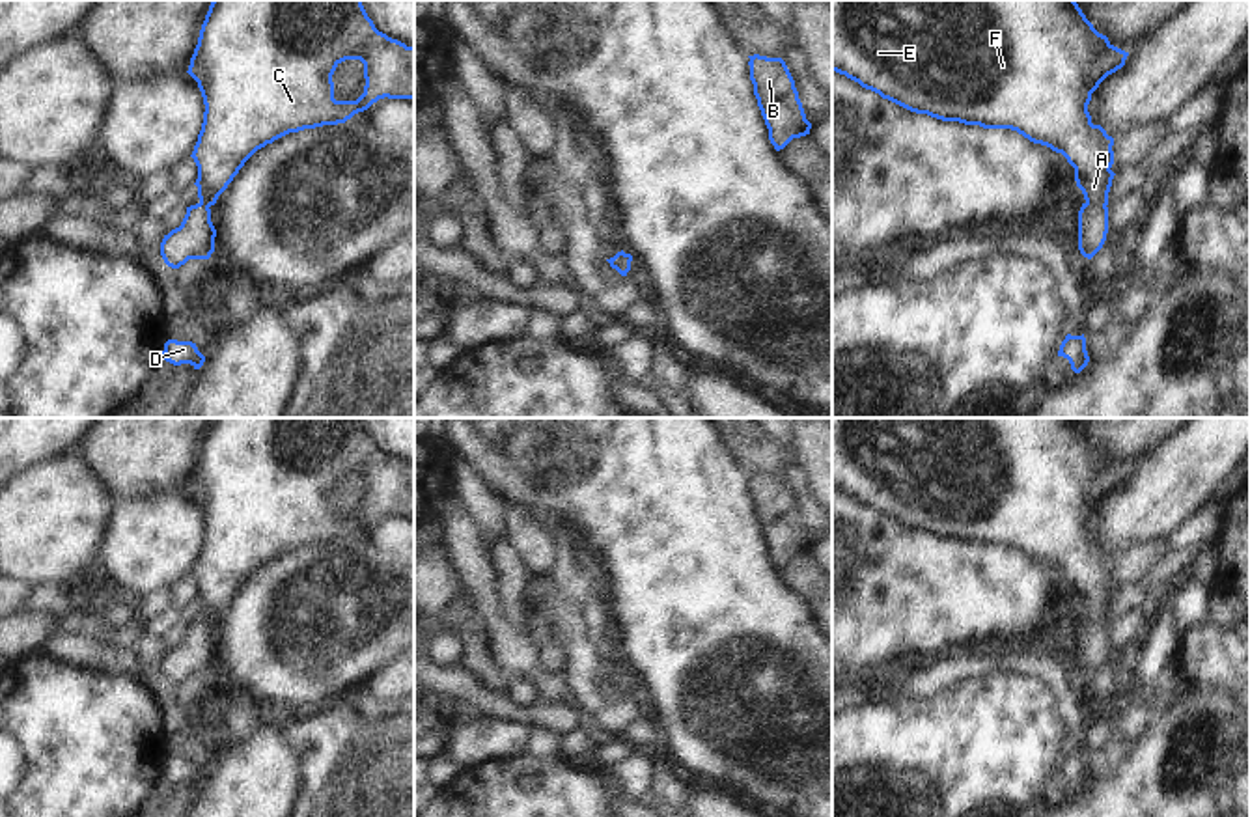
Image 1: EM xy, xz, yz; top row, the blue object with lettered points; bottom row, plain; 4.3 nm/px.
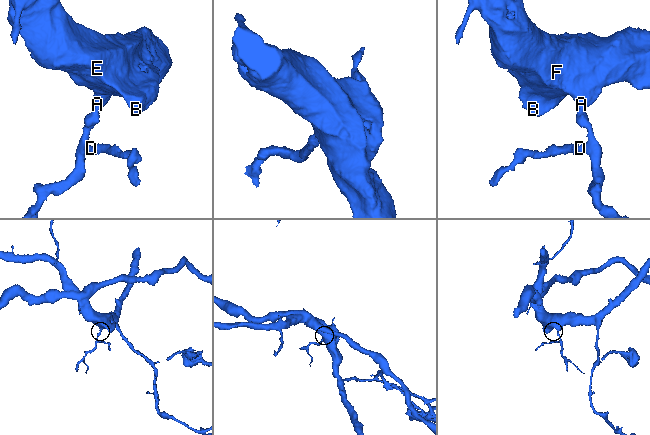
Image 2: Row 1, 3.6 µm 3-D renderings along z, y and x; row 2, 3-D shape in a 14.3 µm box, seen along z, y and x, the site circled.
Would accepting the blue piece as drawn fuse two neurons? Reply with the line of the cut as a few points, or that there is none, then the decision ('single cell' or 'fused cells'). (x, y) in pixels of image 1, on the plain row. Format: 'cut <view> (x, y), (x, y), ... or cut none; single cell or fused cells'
cut none; single cell

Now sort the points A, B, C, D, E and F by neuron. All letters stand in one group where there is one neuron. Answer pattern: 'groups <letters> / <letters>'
groups A B C D E F

